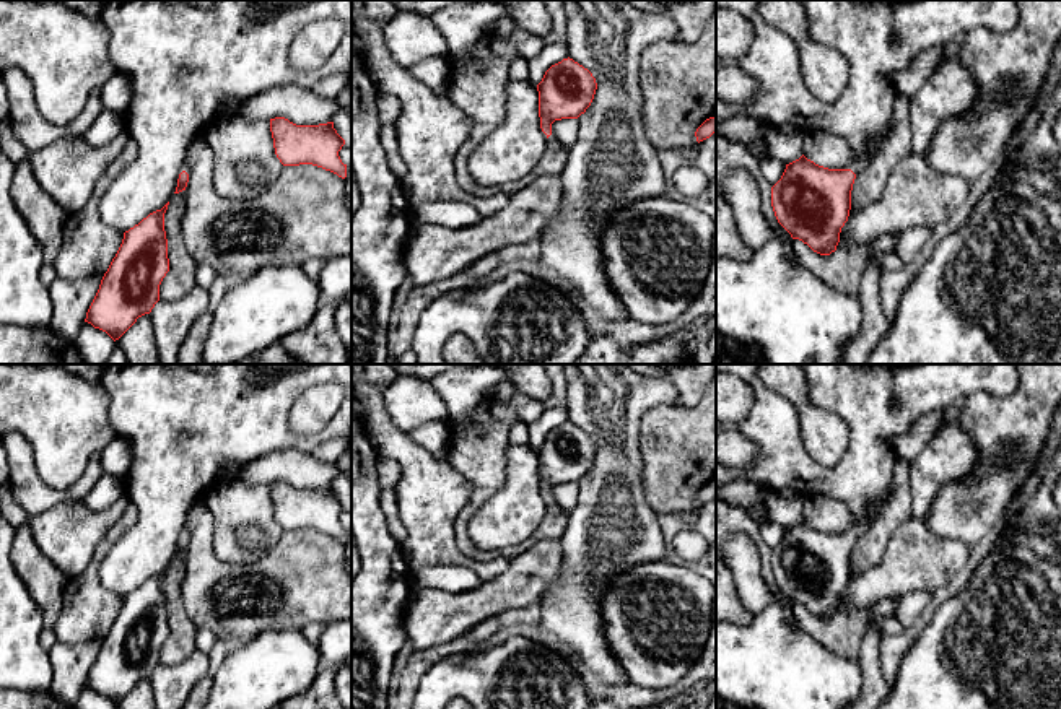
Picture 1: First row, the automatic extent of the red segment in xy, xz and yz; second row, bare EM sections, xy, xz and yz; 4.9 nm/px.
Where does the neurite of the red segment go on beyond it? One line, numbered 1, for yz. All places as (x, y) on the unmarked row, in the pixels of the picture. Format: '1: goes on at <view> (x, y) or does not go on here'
1: goes on at yz (858, 530)

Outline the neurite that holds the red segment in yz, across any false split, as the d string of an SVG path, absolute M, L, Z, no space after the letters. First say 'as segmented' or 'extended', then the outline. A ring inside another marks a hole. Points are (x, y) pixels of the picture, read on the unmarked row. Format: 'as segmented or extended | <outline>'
extended | M890 486L889 496L879 506L872 506L849 533L828 533L807 524L804 519L786 528L781 543L771 551L771 571L778 587L792 603L802 605L820 620L830 620L836 615L841 592L849 581L854 543L866 535L872 520L890 502L892 493L893 486Z

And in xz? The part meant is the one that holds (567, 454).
extended | M570 421L545 436L537 455L540 493L547 499L548 512L568 514L552 501L552 488L561 483L578 483L584 478L596 454L597 447L592 437Z

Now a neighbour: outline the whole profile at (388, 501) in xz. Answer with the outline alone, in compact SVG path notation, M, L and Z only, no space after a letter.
M384 488L379 493L379 507L386 517L391 535L397 545L404 545L408 538L408 532L404 527L399 515L399 502L395 496L395 488Z

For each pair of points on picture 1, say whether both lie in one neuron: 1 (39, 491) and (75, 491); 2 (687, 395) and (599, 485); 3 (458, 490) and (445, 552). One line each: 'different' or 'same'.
1: same
2: different
3: same

